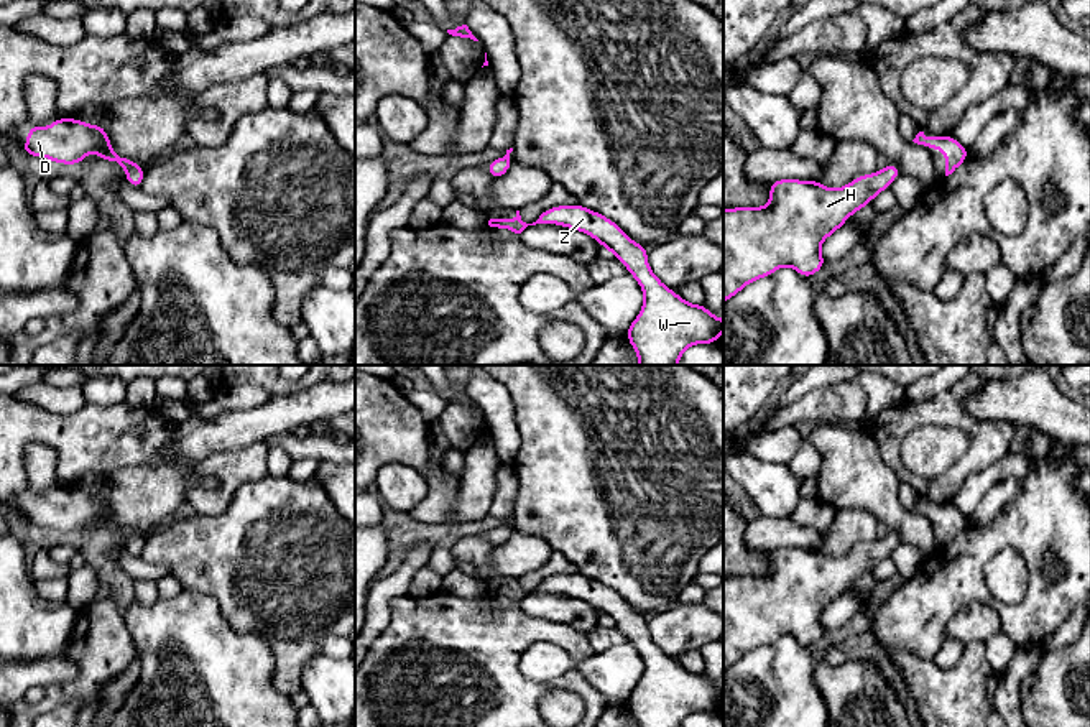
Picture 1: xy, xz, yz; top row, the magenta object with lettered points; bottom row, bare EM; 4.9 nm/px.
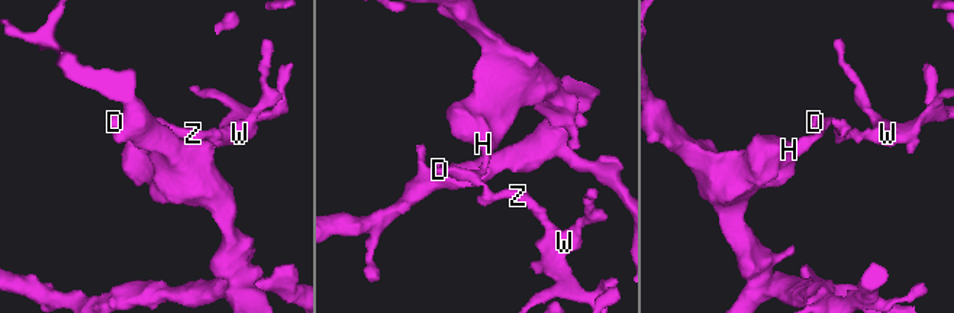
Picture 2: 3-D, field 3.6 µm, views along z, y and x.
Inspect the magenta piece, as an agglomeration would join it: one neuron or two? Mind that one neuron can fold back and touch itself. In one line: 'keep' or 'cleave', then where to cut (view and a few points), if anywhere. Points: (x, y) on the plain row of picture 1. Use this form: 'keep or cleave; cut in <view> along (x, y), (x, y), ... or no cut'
keep; no cut

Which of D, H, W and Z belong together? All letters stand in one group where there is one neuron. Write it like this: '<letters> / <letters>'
D H W Z

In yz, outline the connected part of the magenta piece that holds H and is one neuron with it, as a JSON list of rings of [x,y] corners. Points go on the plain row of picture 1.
[[[888,531],[884,538],[857,544],[838,558],[825,556],[820,549],[778,548],[769,553],[769,571],[764,576],[723,576],[723,671],[781,635],[794,637],[804,646],[822,638],[827,632],[820,623],[822,610],[899,543],[899,535]]]

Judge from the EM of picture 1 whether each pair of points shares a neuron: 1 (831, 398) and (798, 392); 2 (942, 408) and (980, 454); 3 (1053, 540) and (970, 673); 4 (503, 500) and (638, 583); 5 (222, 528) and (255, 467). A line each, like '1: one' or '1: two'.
1: two
2: one
3: two
4: two
5: two

